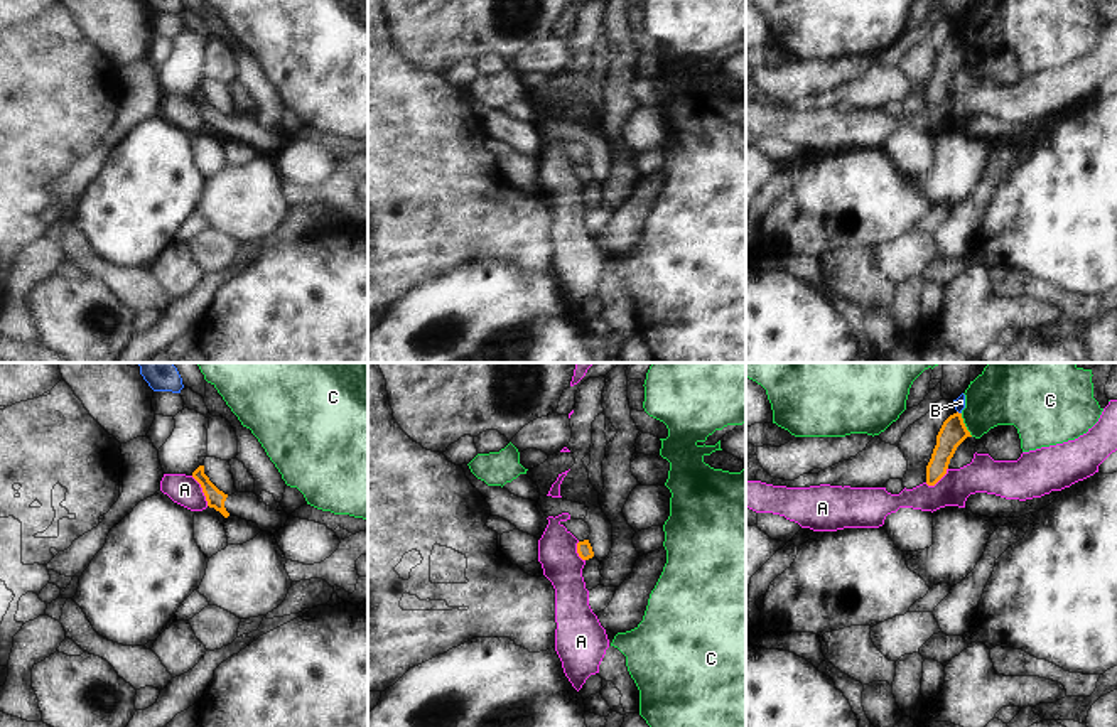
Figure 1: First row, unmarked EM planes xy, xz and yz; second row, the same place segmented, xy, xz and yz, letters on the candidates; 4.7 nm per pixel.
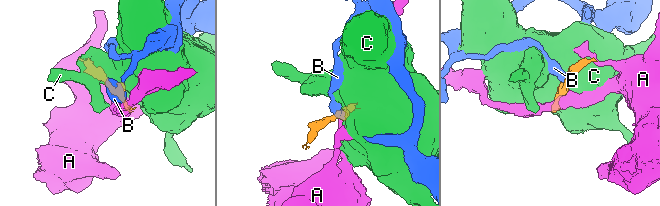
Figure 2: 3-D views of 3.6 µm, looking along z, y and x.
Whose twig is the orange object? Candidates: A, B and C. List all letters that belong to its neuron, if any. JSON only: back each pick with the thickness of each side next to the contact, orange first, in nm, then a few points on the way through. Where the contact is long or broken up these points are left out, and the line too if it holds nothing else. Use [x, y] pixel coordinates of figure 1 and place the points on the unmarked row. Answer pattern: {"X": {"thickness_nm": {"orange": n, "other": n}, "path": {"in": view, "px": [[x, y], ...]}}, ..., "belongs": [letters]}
{"belongs": []}

